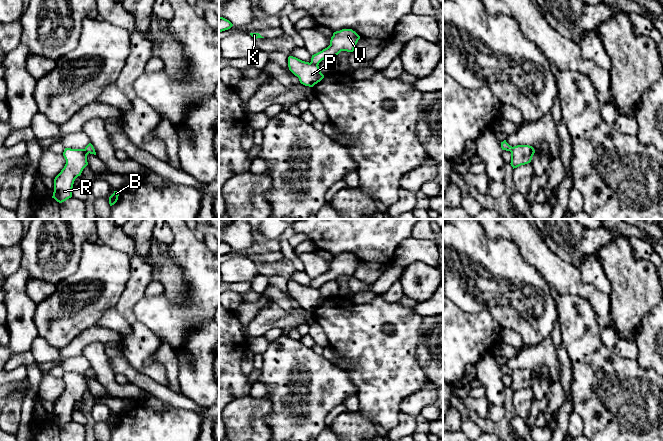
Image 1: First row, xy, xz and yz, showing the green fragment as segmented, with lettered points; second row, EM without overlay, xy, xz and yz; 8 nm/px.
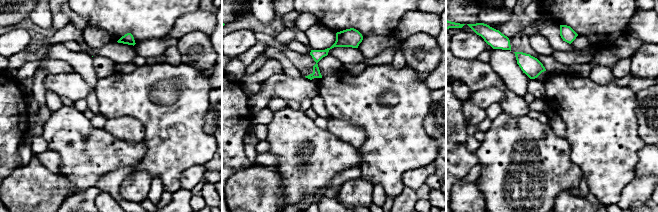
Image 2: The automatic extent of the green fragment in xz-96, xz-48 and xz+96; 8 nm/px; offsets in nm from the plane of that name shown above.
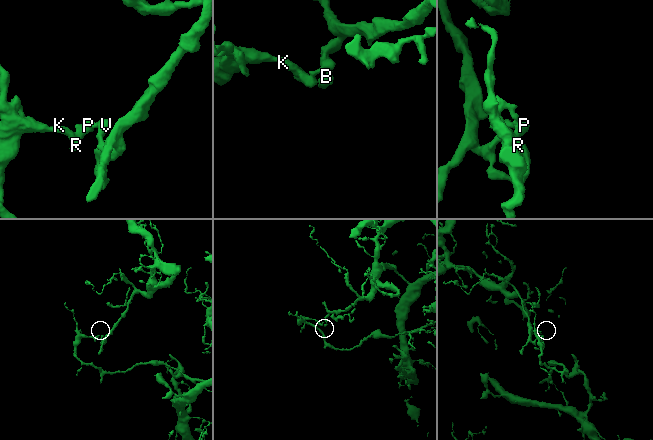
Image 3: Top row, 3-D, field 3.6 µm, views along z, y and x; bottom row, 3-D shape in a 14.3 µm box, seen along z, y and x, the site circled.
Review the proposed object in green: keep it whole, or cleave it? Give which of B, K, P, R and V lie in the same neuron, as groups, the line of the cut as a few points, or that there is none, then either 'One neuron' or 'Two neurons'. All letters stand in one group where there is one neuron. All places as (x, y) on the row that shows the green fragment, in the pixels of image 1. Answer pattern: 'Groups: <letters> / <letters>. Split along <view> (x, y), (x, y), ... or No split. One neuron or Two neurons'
Groups: B V / K P R. Split along xz (310, 62), (317, 65). Two neurons

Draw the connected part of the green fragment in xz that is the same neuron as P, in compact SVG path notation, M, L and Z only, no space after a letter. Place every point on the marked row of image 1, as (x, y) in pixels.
M288 57L289 70L299 78L301 84L313 87L320 82L324 75L318 65L302 61L296 57Z

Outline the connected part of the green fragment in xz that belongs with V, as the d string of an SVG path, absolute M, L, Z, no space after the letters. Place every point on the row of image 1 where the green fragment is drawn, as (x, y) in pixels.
M342 29L333 33L330 45L322 51L312 55L311 62L314 65L326 59L327 57L336 56L341 51L353 52L360 39L360 36L352 29Z

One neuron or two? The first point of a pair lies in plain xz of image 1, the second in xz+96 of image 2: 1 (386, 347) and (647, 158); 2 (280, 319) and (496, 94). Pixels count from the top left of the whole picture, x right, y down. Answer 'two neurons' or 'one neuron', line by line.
1: two neurons
2: one neuron

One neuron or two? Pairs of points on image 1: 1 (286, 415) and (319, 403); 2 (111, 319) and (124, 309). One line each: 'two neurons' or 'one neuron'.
1: one neuron
2: two neurons

